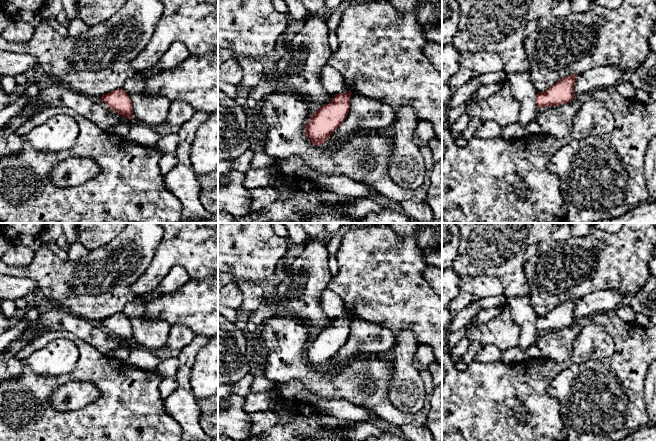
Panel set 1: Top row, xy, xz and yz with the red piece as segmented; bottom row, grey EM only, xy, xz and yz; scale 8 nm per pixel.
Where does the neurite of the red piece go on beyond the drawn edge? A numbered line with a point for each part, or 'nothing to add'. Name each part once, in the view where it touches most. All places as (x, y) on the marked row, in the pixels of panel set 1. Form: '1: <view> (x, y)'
nothing to add

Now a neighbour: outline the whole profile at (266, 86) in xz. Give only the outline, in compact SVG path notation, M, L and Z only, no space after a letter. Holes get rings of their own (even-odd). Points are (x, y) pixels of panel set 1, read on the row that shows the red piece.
M269 75L263 77L257 85L246 89L245 92L248 98L253 99L259 105L267 94L280 92L280 88L271 80L271 75Z

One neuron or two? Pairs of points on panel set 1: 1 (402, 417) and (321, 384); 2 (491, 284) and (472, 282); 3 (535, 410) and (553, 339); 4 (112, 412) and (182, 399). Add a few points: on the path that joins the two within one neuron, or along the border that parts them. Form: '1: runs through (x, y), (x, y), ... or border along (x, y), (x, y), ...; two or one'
1: runs through (382, 407), (341, 385); one
2: runs through (486, 284), (477, 284); one
3: border along (571, 352), (564, 360), (552, 360), (542, 356); two
4: border along (162, 402), (165, 410), (177, 421); two

